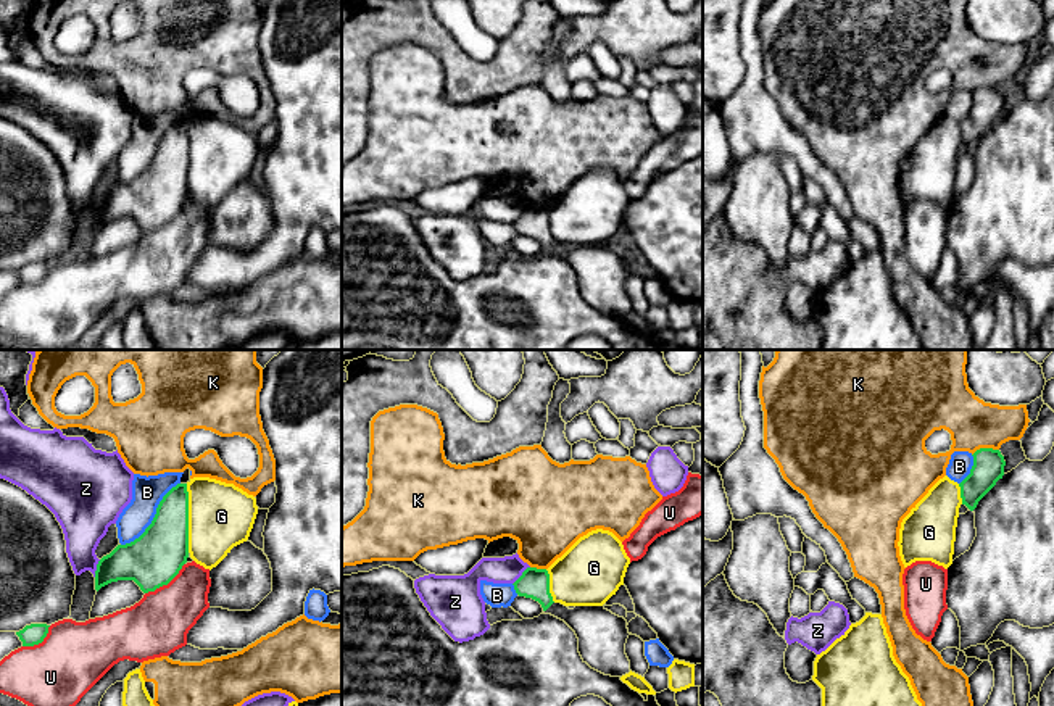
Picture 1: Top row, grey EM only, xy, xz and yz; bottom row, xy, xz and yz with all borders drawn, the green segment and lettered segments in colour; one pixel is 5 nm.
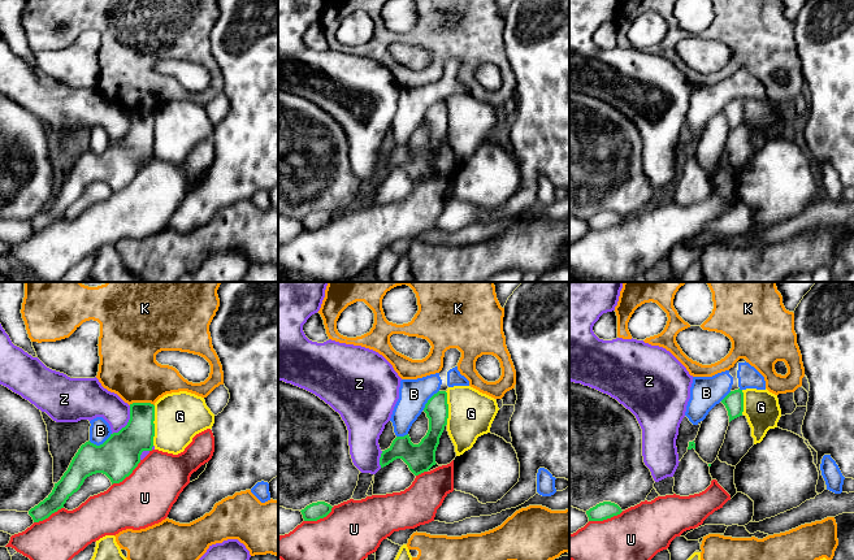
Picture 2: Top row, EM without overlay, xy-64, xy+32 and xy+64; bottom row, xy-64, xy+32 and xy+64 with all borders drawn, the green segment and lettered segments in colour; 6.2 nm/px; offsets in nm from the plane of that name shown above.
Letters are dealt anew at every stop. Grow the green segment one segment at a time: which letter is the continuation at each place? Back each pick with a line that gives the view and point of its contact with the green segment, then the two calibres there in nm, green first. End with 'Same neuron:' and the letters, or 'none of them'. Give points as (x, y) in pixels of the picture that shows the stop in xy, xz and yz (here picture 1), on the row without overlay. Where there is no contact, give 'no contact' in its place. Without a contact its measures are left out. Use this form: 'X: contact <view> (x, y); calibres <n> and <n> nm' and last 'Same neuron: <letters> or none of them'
Same neuron: none of them

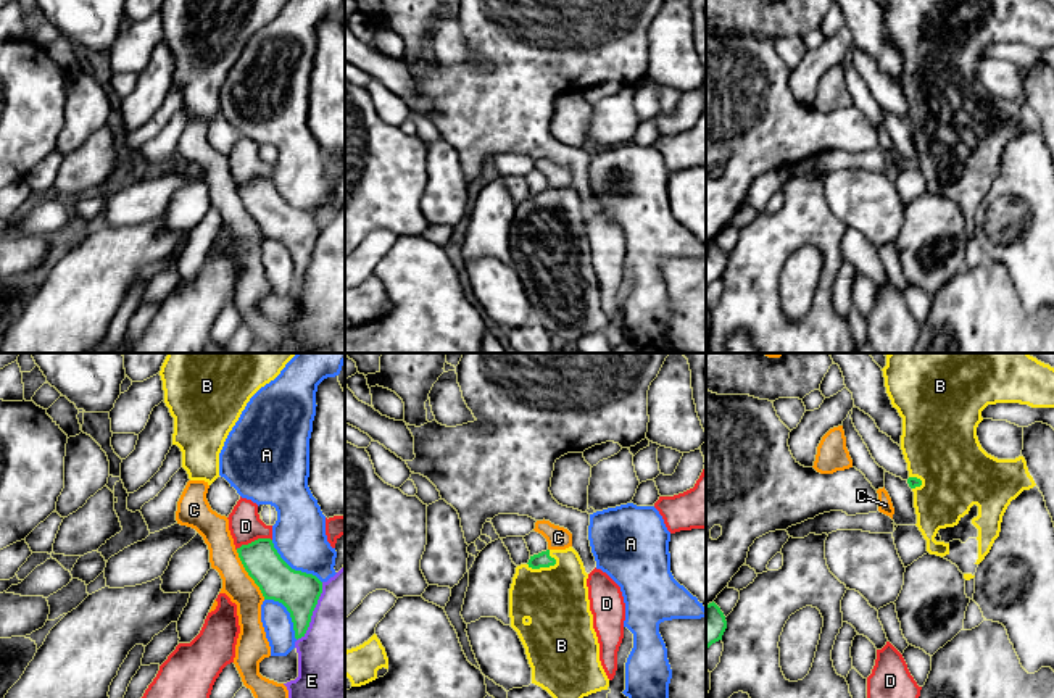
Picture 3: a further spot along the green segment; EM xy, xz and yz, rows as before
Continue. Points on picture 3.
B: contact xz (542, 205); calibres 80 and 340 nm
Same neuron: B

